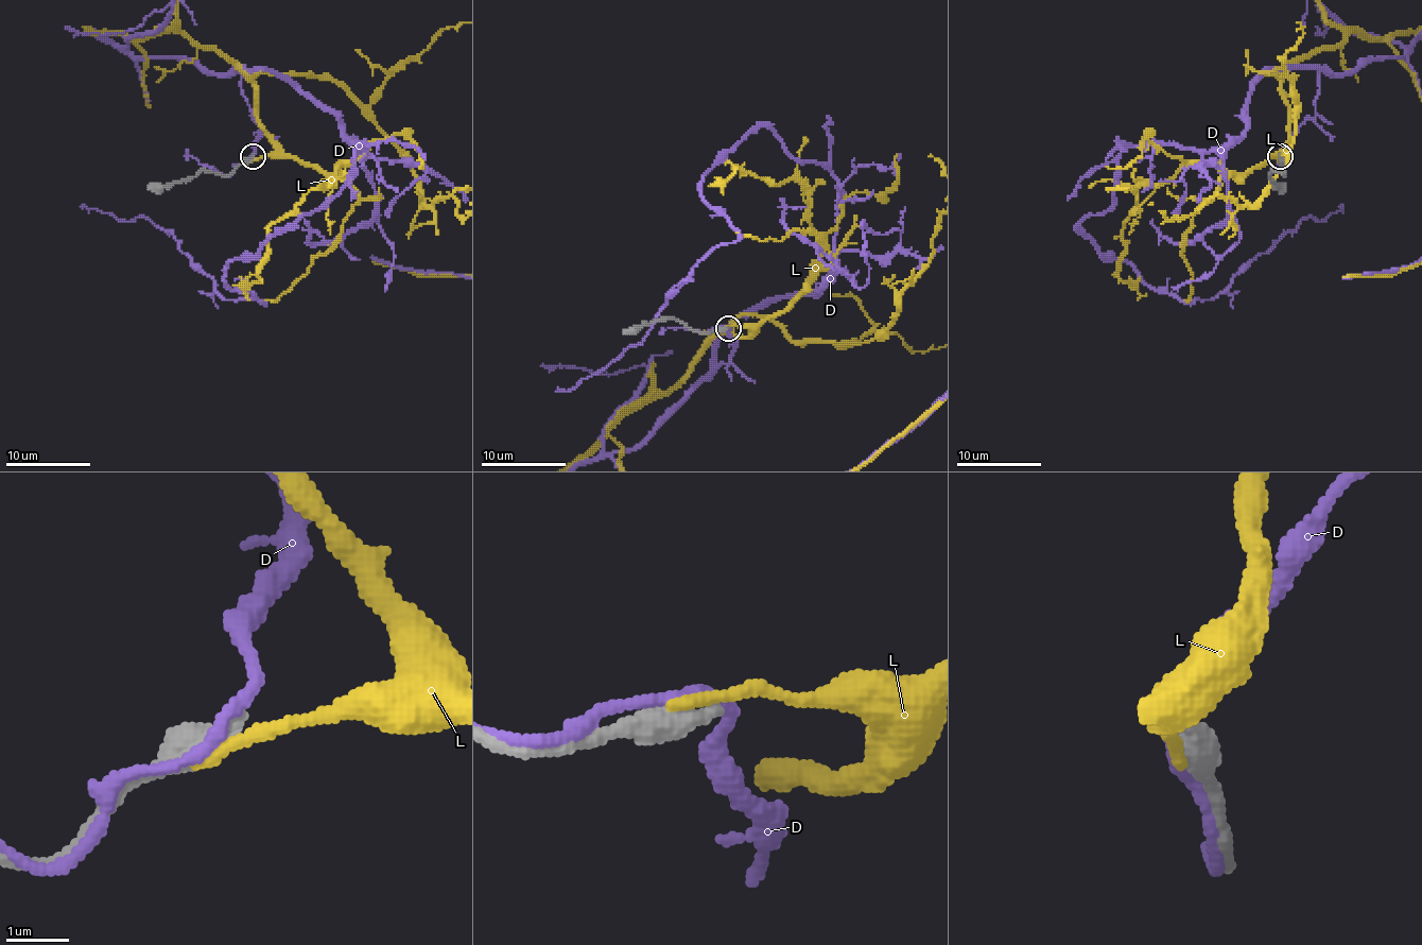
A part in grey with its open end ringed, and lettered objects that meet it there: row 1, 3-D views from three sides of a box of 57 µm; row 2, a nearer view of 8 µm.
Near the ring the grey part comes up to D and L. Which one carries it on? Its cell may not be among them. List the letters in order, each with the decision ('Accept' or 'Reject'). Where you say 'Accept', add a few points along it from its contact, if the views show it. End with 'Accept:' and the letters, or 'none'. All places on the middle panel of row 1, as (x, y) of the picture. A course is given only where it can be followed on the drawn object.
D: Reject
L: Reject
Accept: none

